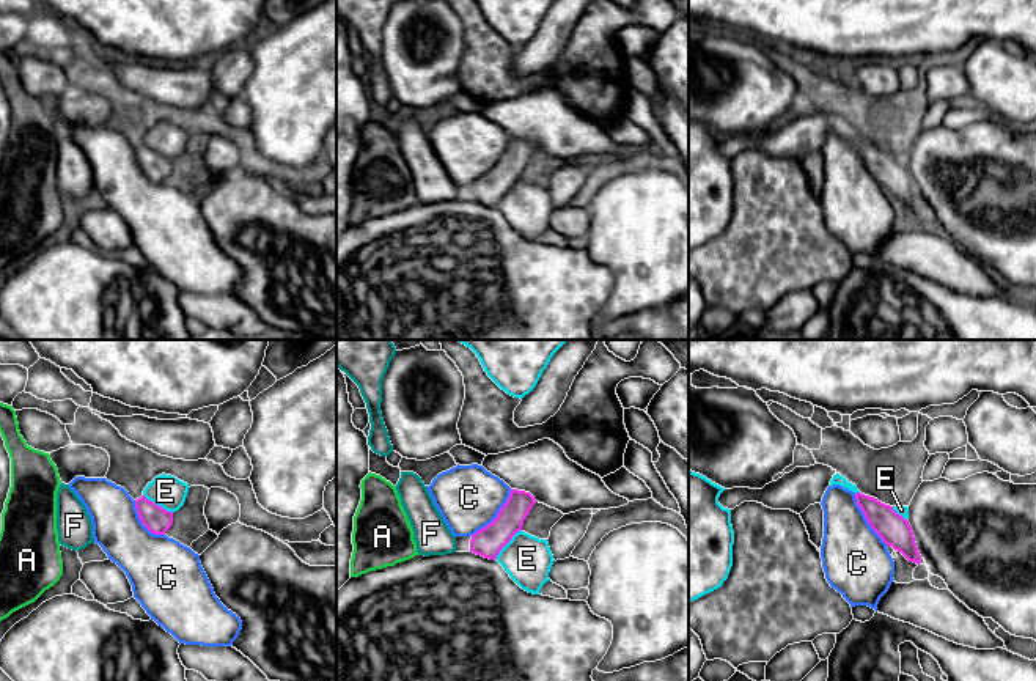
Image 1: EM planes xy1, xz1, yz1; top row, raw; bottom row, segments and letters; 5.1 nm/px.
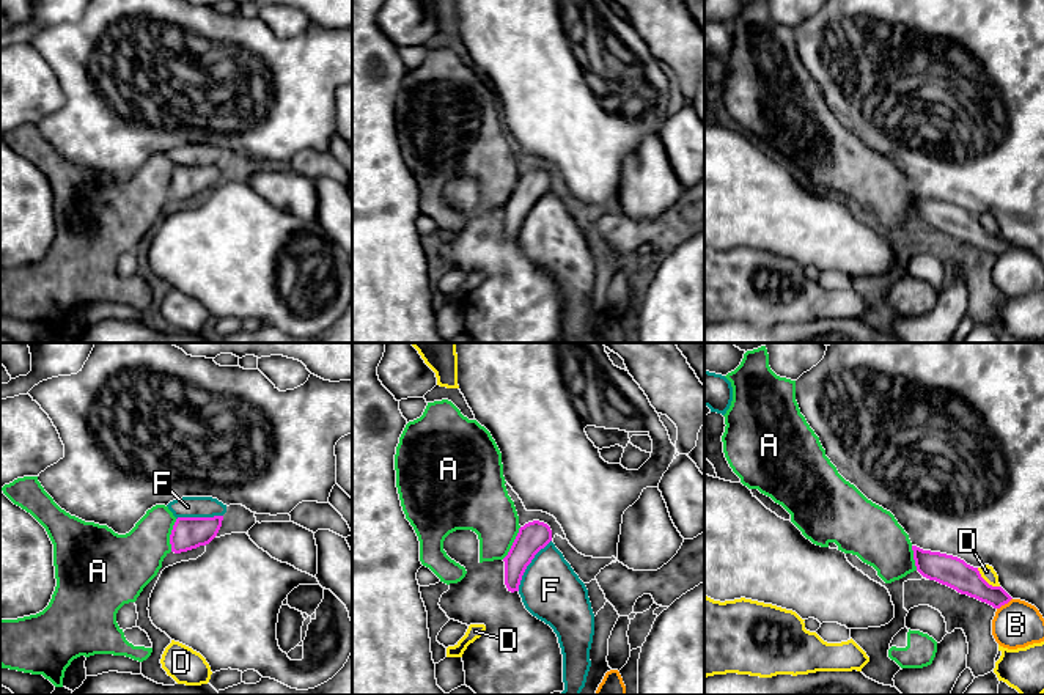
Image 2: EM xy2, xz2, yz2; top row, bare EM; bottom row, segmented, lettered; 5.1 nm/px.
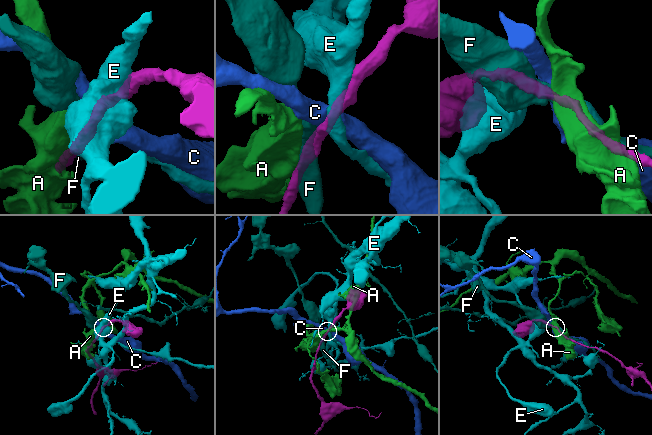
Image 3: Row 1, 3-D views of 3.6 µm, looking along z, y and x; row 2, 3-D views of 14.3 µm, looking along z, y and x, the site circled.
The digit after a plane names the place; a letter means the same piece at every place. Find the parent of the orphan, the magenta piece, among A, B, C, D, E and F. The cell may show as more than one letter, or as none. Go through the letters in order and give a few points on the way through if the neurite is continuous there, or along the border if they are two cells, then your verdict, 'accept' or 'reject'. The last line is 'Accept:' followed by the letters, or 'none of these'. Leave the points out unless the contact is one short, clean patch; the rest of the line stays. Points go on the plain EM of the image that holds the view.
A: accept
B: border yz2 (1011, 246), (997, 257); reject
C: border xz1 (511, 137), (499, 161), (470, 183); reject
D: reject
E: reject
F: reject
Accept: A

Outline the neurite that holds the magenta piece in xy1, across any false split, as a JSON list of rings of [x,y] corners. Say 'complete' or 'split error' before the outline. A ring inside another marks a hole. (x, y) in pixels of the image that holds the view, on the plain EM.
complete; [[[145,143],[135,148],[135,156],[141,171],[154,182],[165,182],[173,171],[173,160],[148,148]]]

